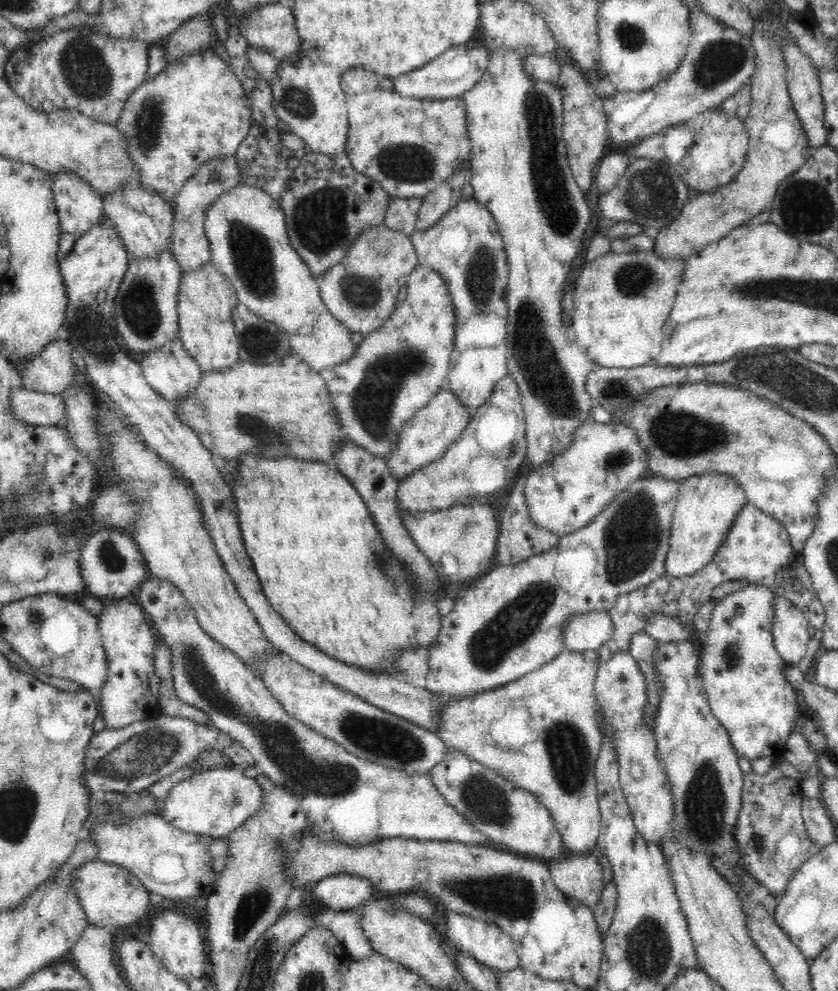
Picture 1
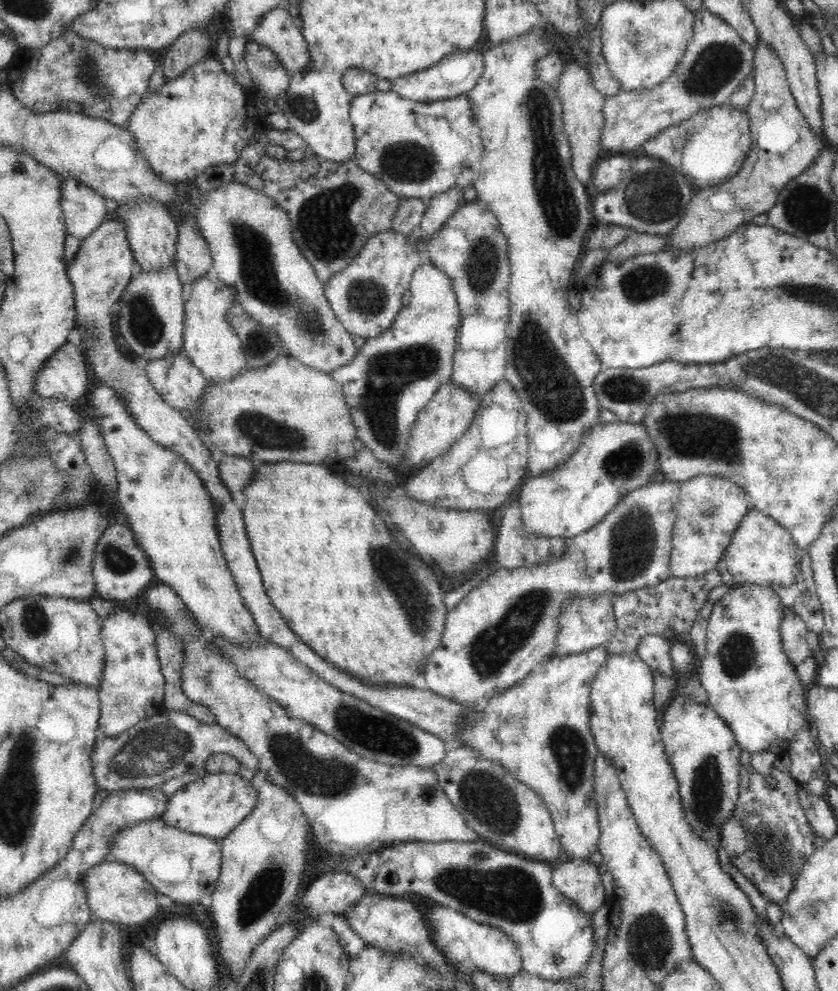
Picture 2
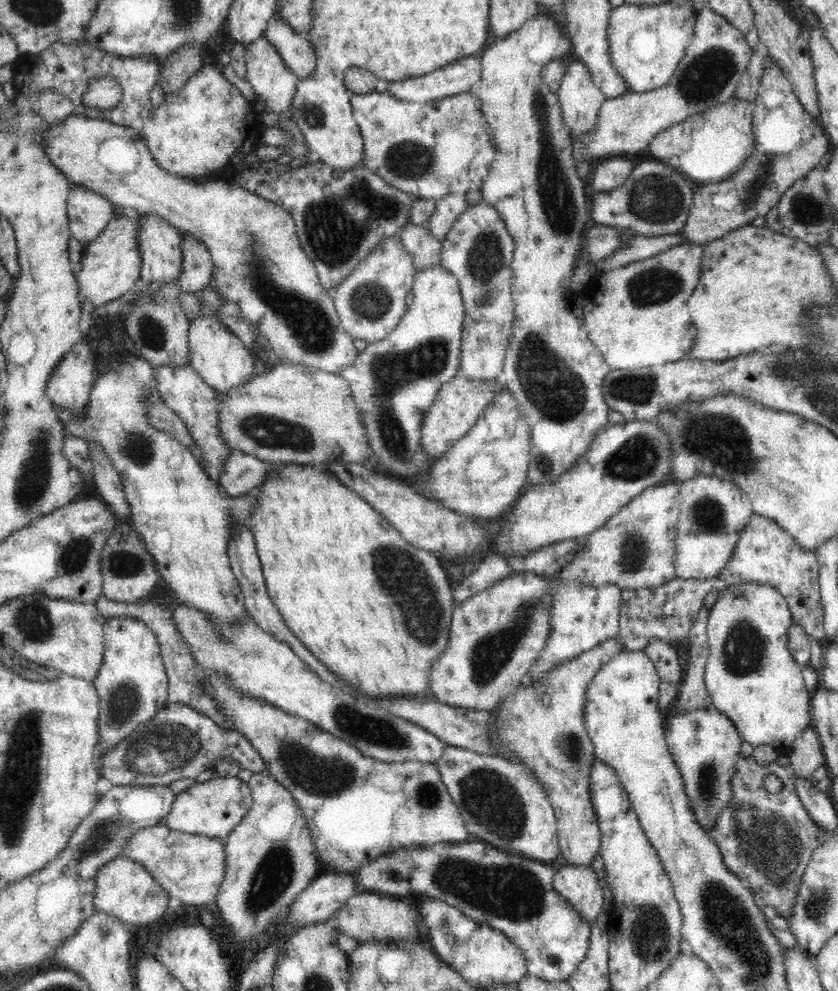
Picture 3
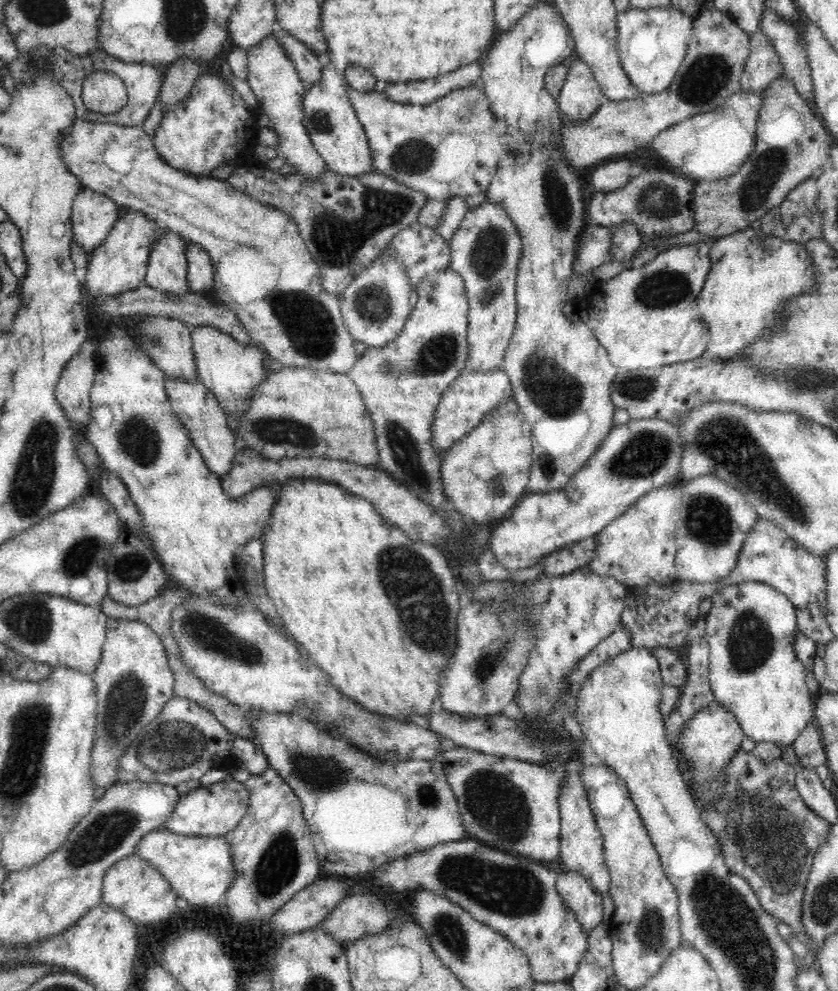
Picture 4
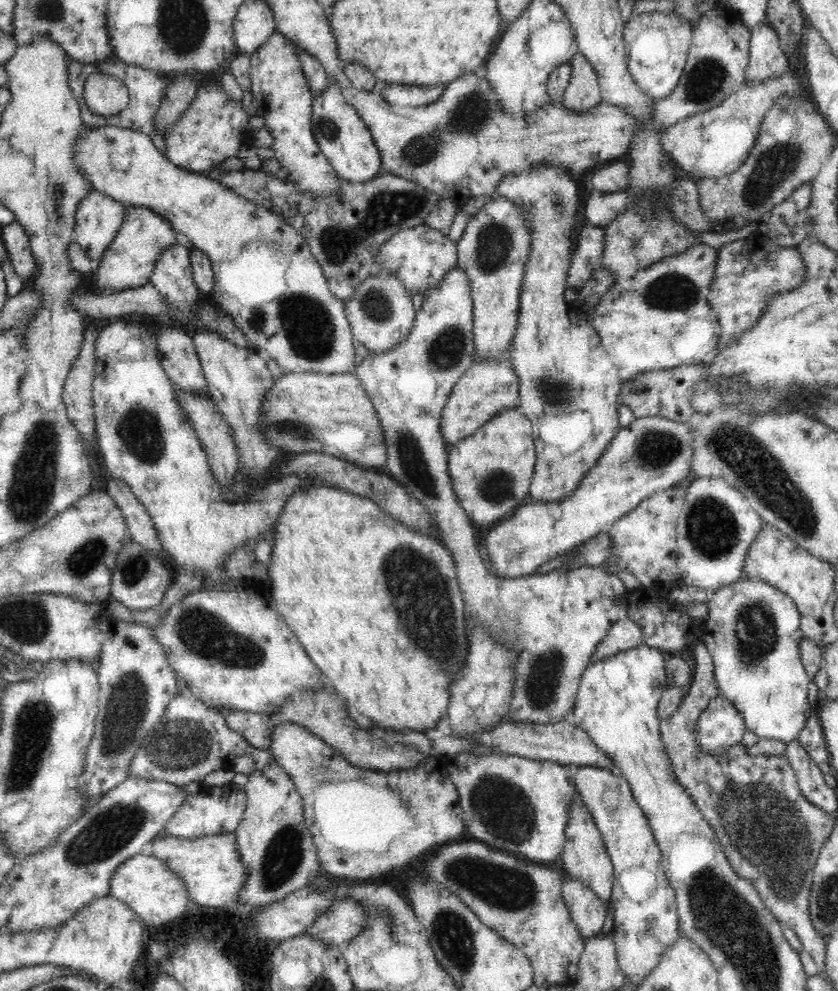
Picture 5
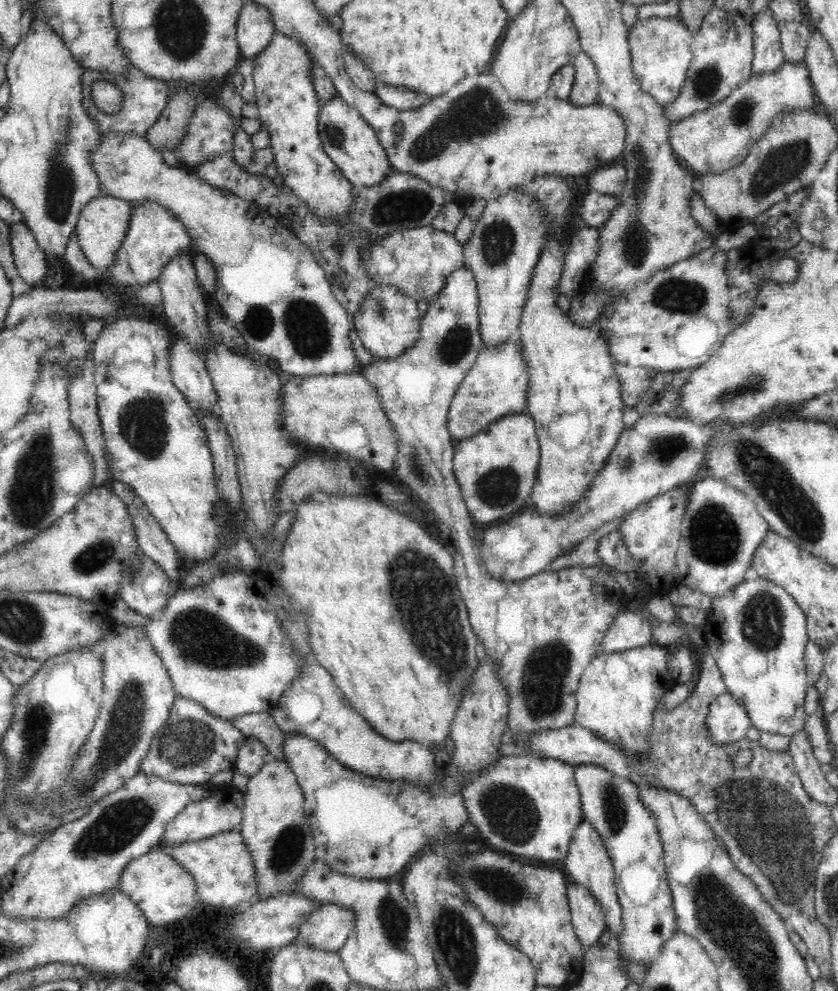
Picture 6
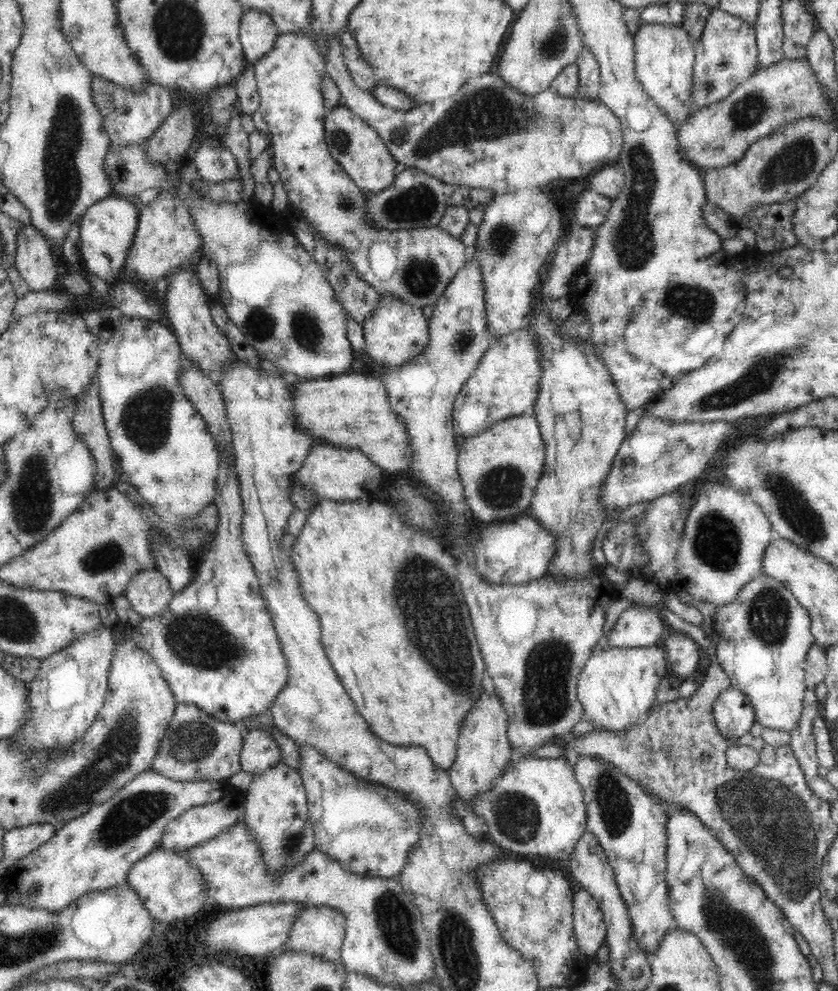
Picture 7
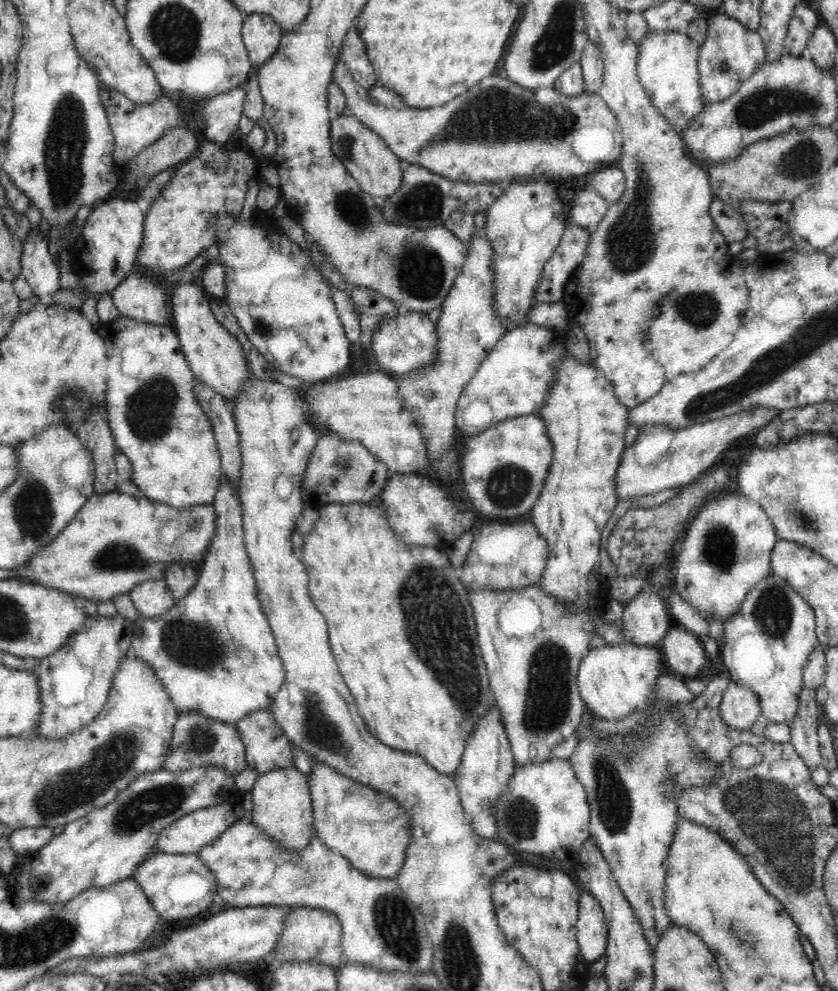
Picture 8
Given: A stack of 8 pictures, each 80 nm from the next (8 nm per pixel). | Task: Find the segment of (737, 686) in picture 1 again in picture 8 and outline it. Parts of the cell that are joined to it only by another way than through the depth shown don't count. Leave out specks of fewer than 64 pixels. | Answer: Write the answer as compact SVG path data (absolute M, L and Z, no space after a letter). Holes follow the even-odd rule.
M771 574L748 592L740 612L736 612L736 616L732 618L724 619L722 626L724 638L723 644L720 645L720 654L731 680L755 693L759 698L762 716L766 720L790 726L799 708L798 696L804 687L804 668L812 650L819 646L814 610L784 578Z

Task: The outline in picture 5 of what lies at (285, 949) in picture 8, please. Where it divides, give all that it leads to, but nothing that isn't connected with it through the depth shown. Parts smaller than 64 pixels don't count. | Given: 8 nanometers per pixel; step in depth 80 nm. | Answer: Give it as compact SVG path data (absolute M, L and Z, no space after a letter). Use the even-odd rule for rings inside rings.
M346 897L336 900L316 922L305 931L328 945L344 948L356 938L366 924L366 912L362 903Z

